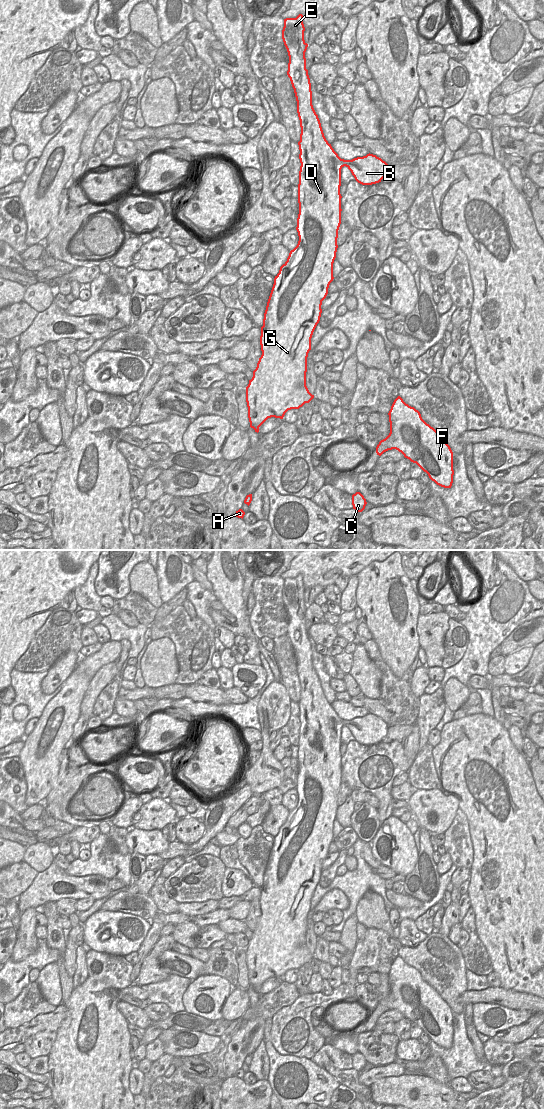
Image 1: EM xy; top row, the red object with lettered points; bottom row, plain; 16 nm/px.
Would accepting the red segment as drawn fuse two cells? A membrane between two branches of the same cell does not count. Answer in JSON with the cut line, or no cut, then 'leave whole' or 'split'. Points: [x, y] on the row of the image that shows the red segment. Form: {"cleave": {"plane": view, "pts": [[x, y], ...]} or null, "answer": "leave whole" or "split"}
{"cleave": {"plane": "xy", "pts": [[338, 159], [346, 165]]}, "answer": "split"}

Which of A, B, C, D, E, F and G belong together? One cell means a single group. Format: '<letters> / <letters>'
A C D E F G / B

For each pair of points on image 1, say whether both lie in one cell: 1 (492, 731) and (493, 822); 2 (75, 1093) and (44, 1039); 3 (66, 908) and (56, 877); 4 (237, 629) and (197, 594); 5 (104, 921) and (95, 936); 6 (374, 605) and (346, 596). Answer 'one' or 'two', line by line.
1: one
2: two
3: two
4: two
5: one
6: two

